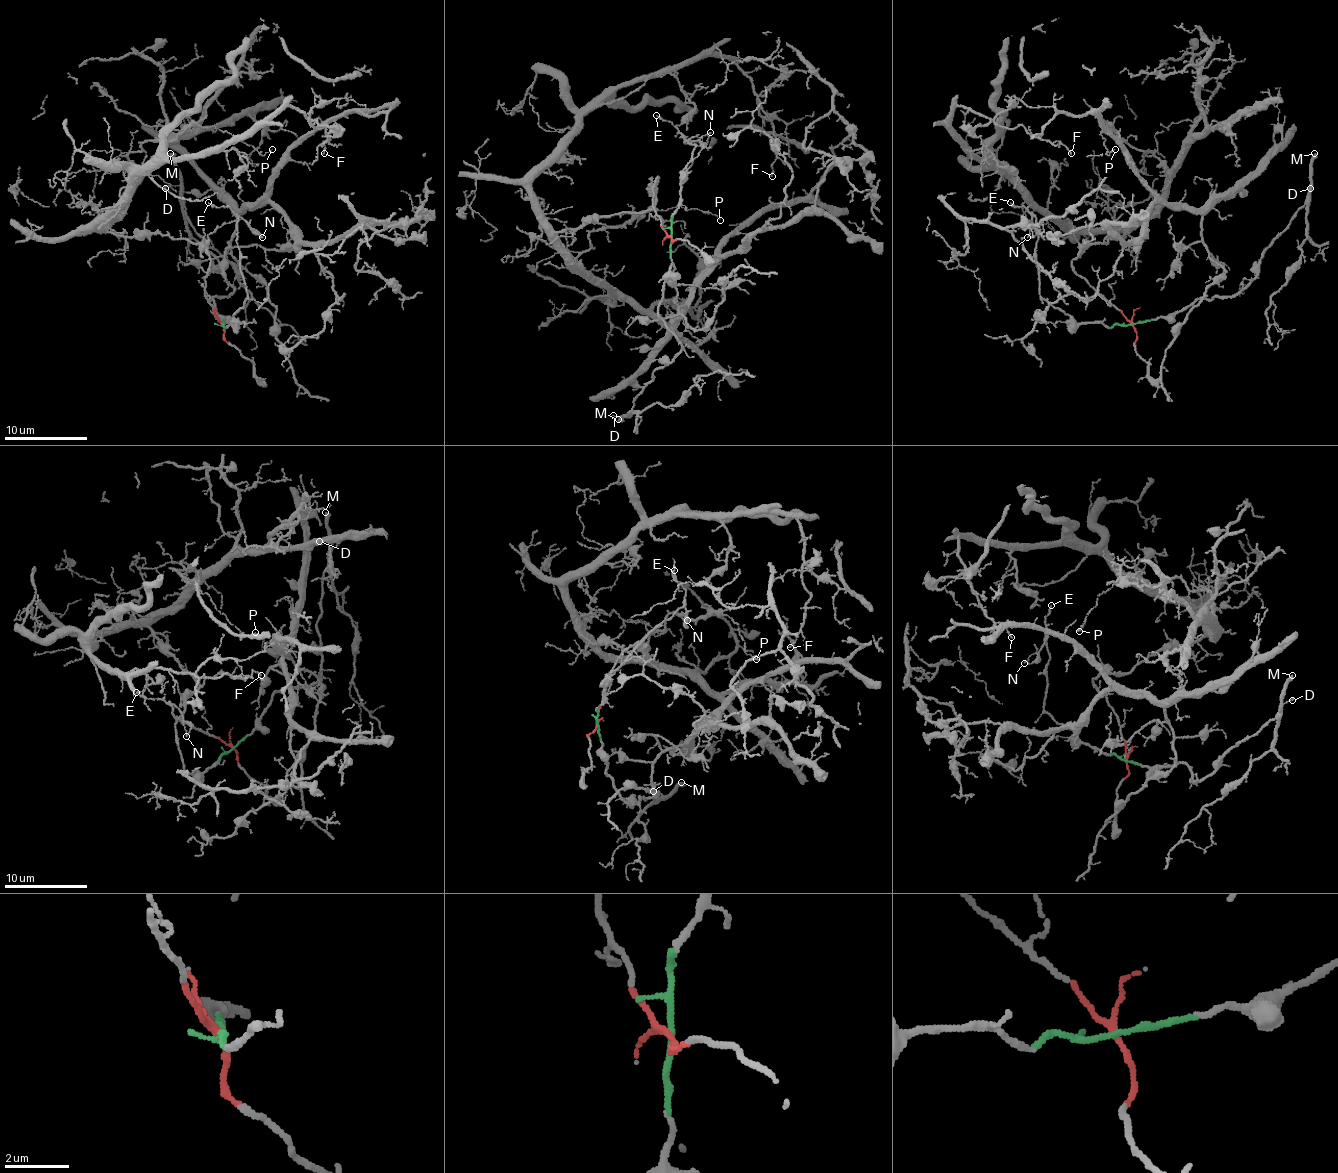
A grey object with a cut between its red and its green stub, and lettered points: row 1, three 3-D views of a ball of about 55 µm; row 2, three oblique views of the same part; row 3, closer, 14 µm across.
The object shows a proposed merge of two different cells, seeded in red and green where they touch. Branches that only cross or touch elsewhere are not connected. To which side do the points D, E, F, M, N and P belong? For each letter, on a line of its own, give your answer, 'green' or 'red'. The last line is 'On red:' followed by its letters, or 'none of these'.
D: green
E: green
F: red
M: green
N: green
P: red
On red: F, P

